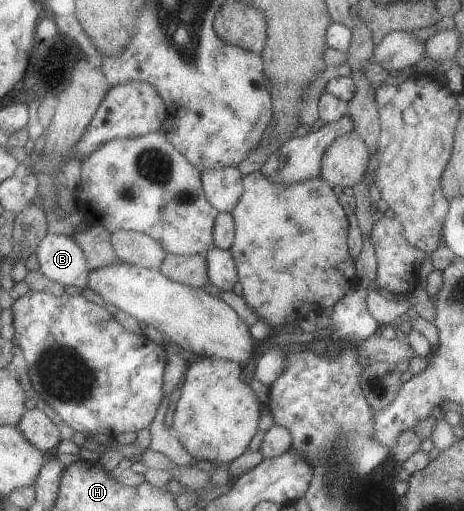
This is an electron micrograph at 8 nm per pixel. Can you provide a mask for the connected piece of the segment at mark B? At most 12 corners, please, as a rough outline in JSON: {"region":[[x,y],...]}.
{"region":[[49,233],[36,257],[51,280],[89,287],[87,255],[73,236]]}

